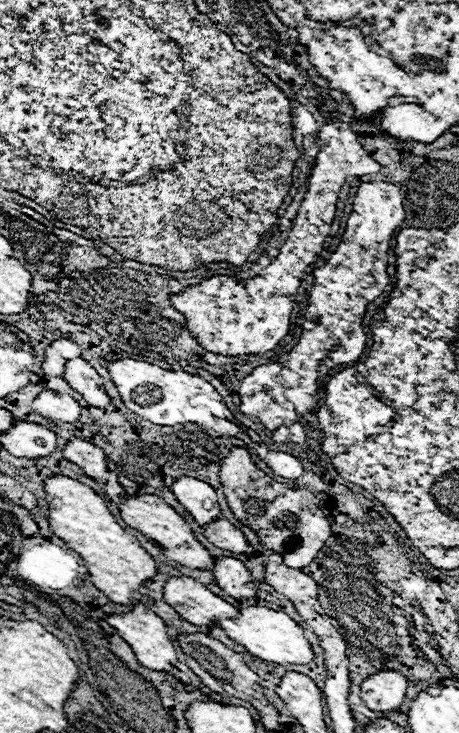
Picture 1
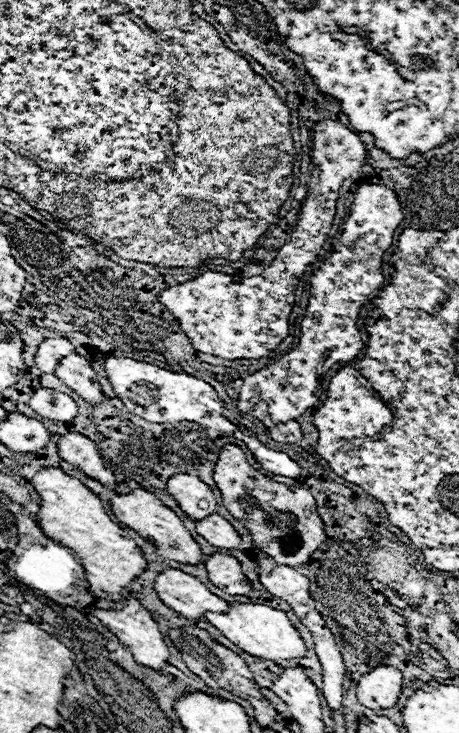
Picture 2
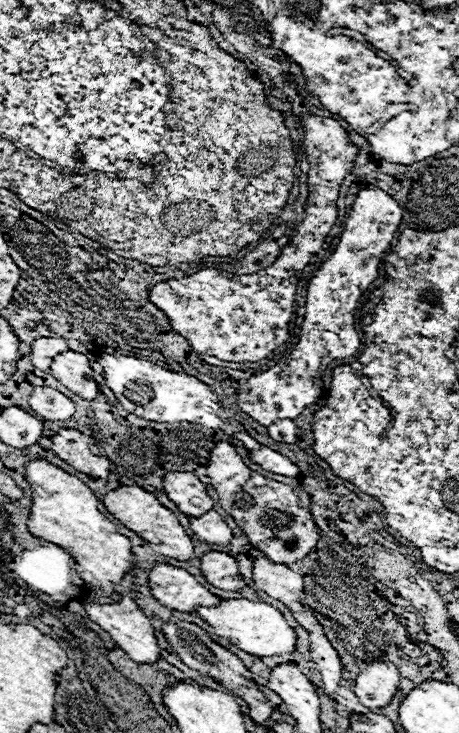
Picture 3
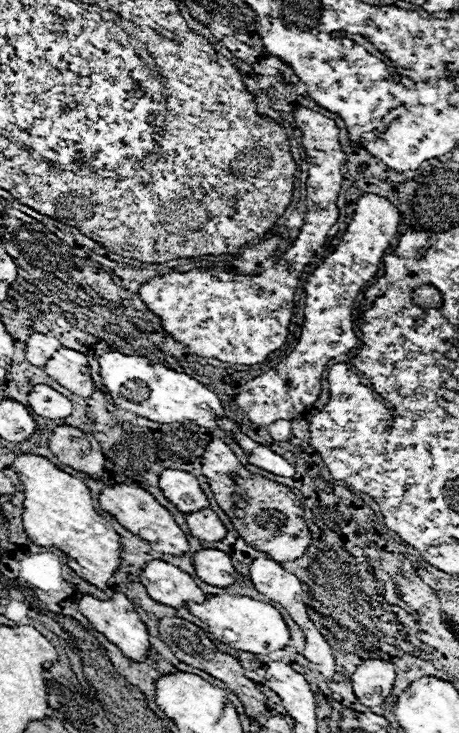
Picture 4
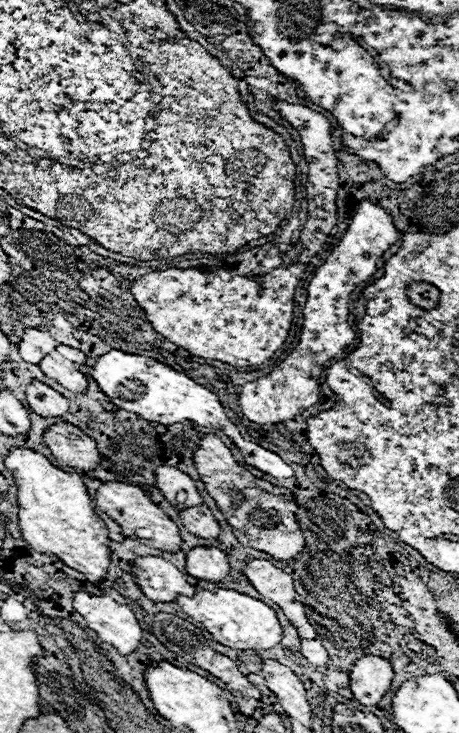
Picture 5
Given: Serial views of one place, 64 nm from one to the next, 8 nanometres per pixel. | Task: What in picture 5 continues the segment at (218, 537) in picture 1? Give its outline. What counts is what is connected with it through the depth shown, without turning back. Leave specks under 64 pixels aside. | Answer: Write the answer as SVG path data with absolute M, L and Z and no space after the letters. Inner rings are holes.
M208 506L186 508L180 512L180 520L188 528L188 532L198 538L216 540L220 536L220 524Z

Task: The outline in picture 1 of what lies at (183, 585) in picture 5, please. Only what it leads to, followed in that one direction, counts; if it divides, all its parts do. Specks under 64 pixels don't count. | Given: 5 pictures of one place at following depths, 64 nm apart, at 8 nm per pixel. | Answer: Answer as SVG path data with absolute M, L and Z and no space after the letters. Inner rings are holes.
M188 576L172 578L164 586L164 600L186 622L196 626L216 626L216 620L232 620L238 616L238 608Z

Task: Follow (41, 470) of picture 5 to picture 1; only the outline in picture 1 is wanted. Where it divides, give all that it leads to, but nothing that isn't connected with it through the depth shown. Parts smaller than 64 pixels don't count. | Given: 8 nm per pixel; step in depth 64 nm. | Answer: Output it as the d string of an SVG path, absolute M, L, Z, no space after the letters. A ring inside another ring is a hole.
M52 476L46 484L46 498L48 498L48 504L50 504L50 528L52 532L62 538L70 550L74 550L84 562L86 562L86 568L92 576L92 584L102 592L106 594L112 602L116 604L124 604L128 606L132 602L132 594L138 592L148 580L152 580L158 572L156 572L156 560L140 546L140 542L136 540L136 536L128 534L118 522L116 518L112 516L108 504L104 502L102 496L98 496L90 486L78 482L78 480L72 480L68 476Z

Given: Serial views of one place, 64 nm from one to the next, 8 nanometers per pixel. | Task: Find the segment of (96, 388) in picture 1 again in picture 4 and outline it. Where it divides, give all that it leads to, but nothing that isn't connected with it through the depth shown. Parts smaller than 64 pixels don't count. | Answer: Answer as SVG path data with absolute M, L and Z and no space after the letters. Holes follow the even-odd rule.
M60 348L46 364L46 374L52 376L58 384L68 388L72 394L88 398L94 392L94 382L88 372L88 360L82 352Z

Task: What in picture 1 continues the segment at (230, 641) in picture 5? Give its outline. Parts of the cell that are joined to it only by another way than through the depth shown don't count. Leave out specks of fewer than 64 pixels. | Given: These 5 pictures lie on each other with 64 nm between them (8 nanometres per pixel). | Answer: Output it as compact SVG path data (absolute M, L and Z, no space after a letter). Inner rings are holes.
M248 606L240 608L240 616L234 620L222 620L218 622L220 628L226 630L228 638L236 640L240 646L244 646L252 656L274 662L274 664L300 664L306 666L314 660L314 650L304 636L304 630L286 614L286 612L276 612L270 608L262 606Z

